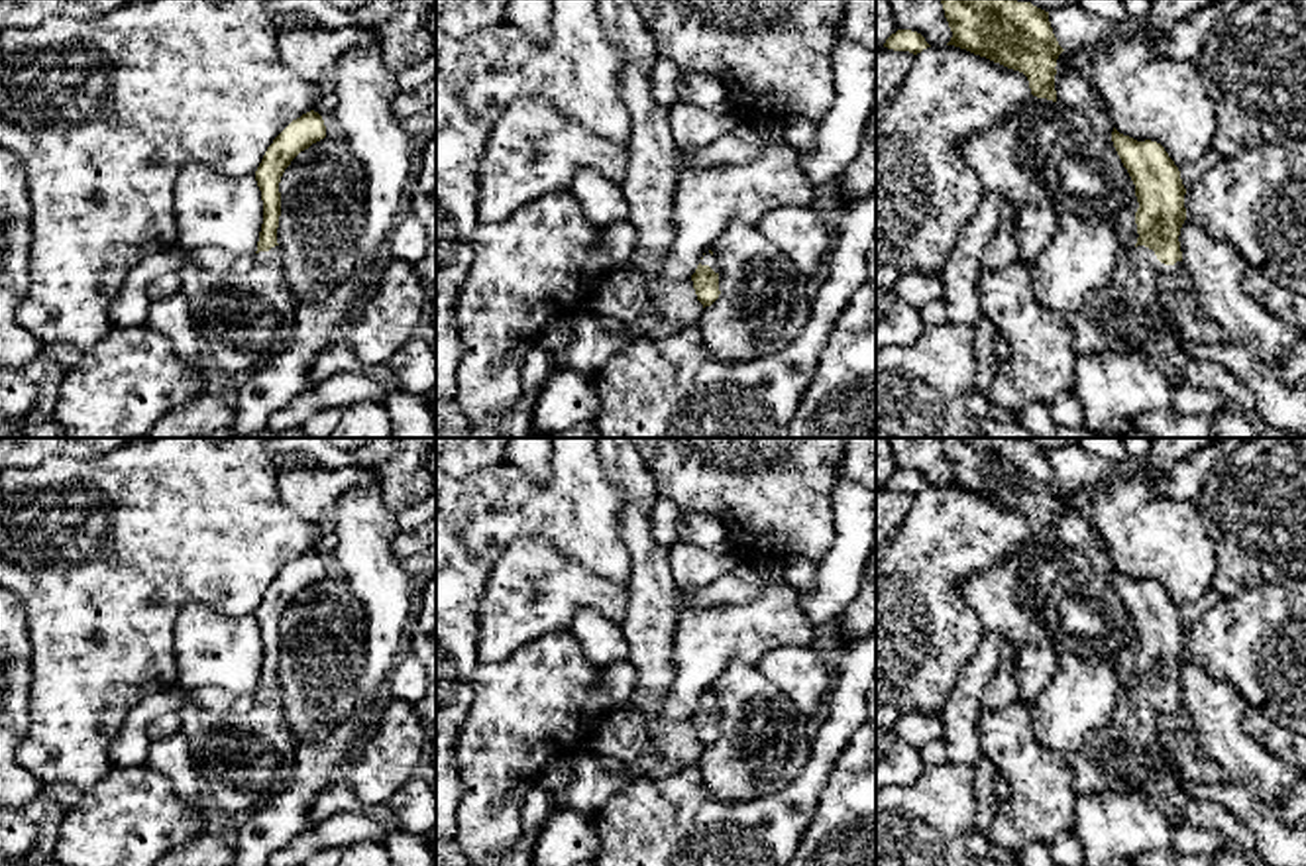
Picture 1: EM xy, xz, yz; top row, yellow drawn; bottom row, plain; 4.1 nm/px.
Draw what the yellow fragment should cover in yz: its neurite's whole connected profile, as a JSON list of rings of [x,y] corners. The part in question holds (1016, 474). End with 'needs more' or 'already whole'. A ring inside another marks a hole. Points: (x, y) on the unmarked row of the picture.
[[[939,438],[952,471],[947,485],[966,489],[1027,516],[1031,534],[1057,542],[1057,499],[1064,491],[1049,452],[1013,438]]]; already whole

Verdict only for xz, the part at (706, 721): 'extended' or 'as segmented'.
extended

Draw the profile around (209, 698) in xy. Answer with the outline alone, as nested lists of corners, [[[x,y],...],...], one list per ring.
[[[196,687],[190,695],[194,705],[206,711],[232,709],[234,713],[244,713],[253,705],[253,695],[234,695],[220,687]]]

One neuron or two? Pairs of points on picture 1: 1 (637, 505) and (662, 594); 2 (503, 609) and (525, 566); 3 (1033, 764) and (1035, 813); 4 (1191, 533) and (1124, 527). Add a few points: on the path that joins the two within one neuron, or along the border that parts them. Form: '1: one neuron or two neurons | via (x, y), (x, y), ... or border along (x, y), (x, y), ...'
1: one neuron | via (637, 527), (637, 535), (651, 560), (651, 572)
2: one neuron | via (513, 599), (525, 588), (525, 576)
3: one neuron | via (1035, 776), (1035, 802)
4: one neuron | via (1175, 533), (1140, 533)

